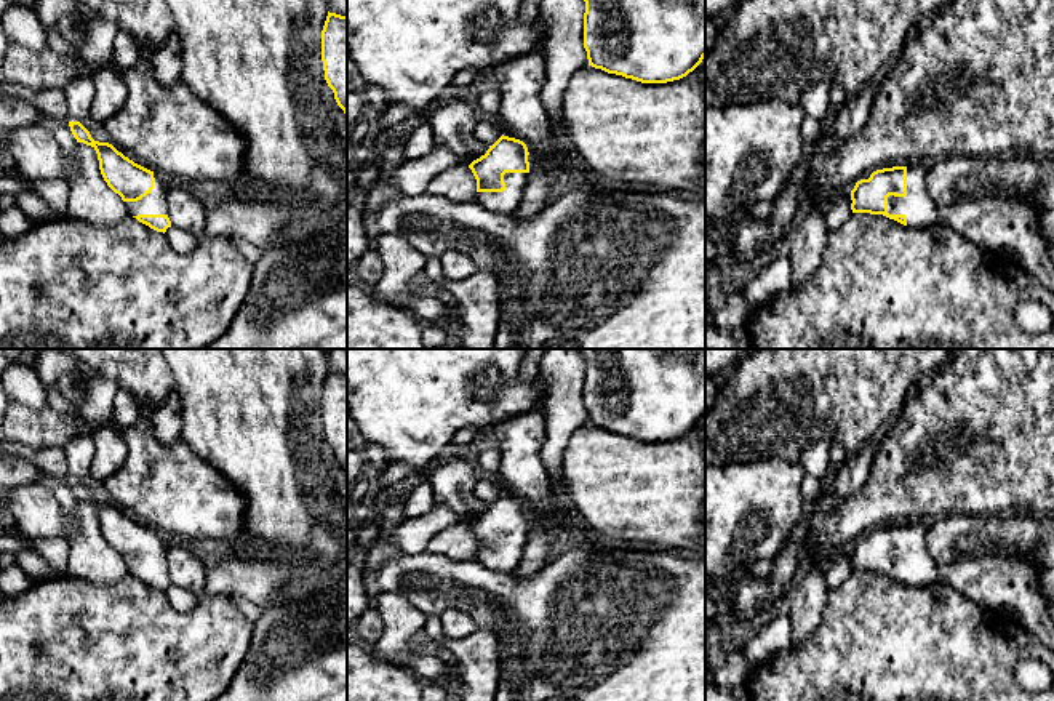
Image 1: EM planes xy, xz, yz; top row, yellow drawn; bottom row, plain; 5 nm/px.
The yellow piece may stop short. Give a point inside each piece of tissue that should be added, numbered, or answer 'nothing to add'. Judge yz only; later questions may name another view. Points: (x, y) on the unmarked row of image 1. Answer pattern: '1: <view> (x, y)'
1: yz (917, 564)

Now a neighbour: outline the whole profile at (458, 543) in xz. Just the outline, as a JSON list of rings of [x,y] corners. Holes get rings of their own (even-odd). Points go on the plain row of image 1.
[[[451,527],[438,531],[427,549],[430,554],[440,554],[453,560],[473,560],[477,551],[477,538],[472,528]]]

